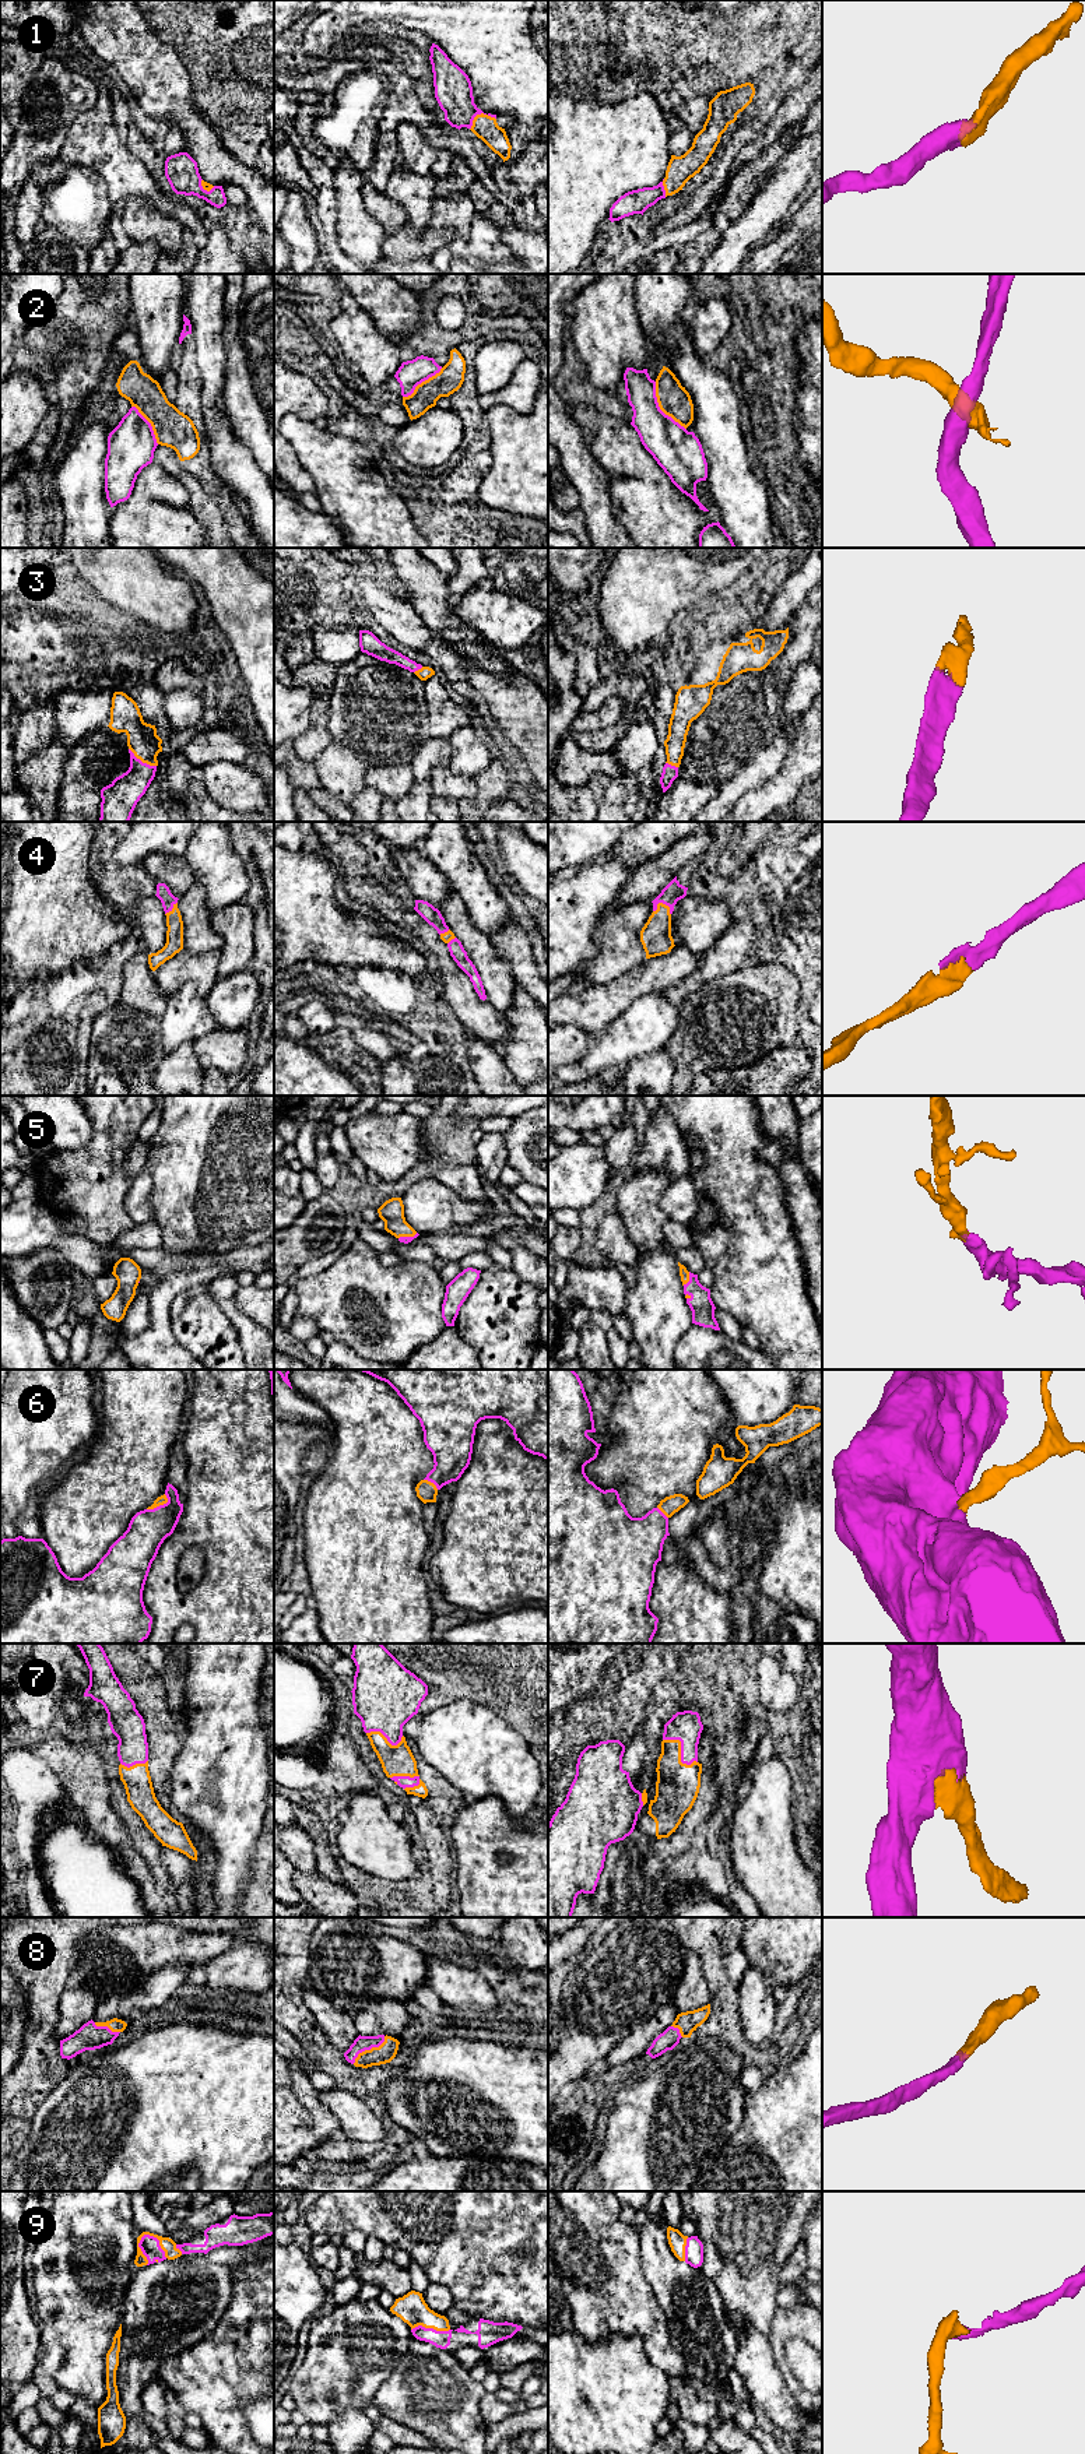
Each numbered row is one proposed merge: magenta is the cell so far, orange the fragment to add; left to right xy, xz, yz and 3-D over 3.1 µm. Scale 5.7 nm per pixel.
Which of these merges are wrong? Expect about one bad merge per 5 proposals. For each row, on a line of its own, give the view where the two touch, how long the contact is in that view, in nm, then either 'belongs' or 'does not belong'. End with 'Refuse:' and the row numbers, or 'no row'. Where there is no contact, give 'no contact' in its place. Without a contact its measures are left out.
1: contact in xz; length 170 nm; belongs
2: contact in yz; length 340 nm; does not belong
3: contact in xy; length 190 nm; belongs
4: contact in yz; length 110 nm; belongs
5: contact in yz; length 90 nm; belongs
6: contact in xy; length 150 nm; belongs
7: contact in yz; length 240 nm; belongs
8: contact in xz; length 240 nm; belongs
9: contact in xy; length 200 nm; belongs
Refuse: 2

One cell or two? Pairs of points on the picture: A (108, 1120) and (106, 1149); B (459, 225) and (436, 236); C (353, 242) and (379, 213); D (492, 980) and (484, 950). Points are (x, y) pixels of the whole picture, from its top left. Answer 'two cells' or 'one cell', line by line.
A: one cell
B: two cells
C: two cells
D: one cell

